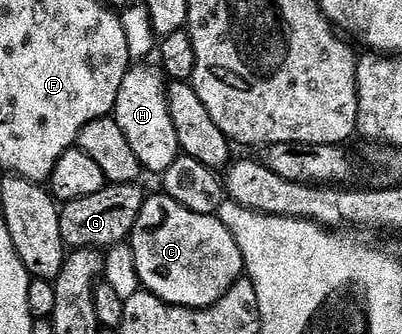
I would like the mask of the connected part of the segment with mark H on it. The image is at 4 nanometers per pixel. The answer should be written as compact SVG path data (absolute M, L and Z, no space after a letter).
M138 64L129 69L112 114L124 135L128 135L128 143L132 143L132 151L136 151L136 159L140 159L143 170L155 175L166 173L180 156L176 127L170 114L168 89L165 84L162 86L163 74L158 73Z

